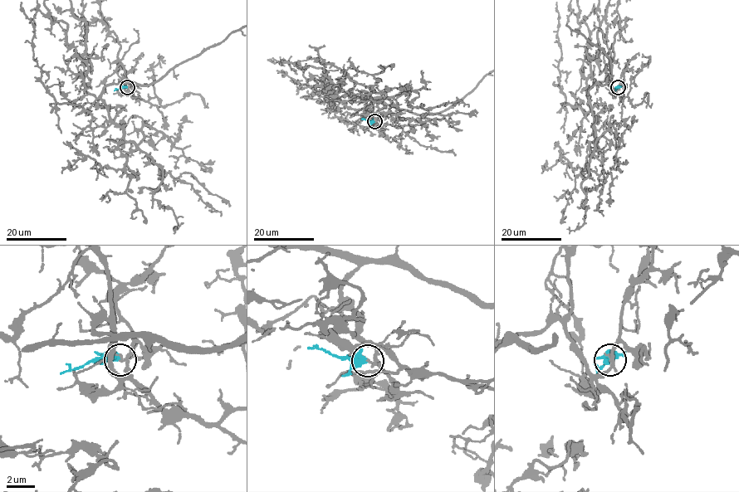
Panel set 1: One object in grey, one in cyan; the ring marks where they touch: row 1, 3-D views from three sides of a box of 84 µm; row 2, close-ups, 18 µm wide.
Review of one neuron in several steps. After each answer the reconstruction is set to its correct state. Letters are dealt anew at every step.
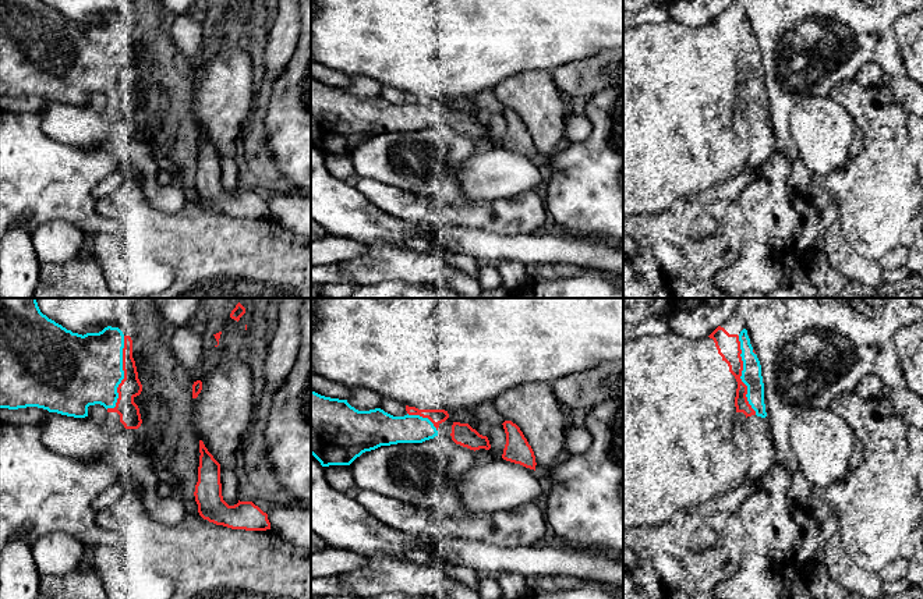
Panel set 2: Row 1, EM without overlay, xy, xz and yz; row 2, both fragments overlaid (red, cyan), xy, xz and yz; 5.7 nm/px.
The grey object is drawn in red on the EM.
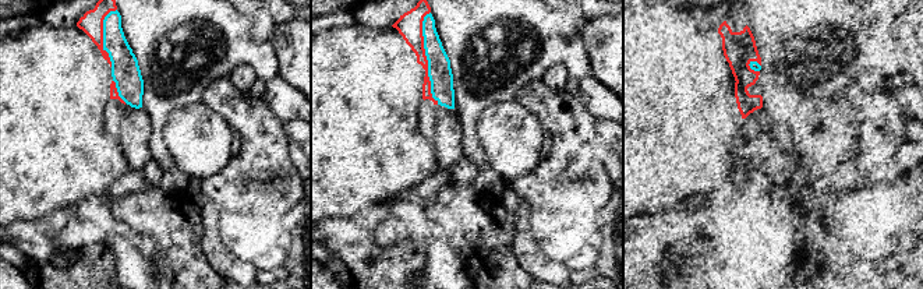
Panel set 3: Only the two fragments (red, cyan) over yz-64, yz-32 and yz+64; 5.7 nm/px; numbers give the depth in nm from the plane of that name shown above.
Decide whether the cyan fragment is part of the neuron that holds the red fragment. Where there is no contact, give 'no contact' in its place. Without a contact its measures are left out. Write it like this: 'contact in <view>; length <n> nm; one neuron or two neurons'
contact in xy; length 440 nm; one neuron

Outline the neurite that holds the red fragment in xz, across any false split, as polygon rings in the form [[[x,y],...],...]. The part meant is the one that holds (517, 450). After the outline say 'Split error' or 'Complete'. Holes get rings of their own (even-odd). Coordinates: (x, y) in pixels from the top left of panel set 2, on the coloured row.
[[[505,421],[506,444],[502,458],[535,471],[535,456],[520,428],[512,421]]]. Complete

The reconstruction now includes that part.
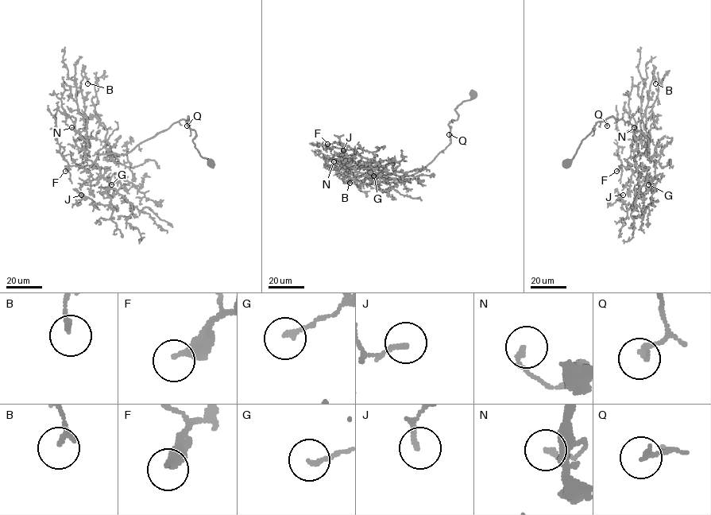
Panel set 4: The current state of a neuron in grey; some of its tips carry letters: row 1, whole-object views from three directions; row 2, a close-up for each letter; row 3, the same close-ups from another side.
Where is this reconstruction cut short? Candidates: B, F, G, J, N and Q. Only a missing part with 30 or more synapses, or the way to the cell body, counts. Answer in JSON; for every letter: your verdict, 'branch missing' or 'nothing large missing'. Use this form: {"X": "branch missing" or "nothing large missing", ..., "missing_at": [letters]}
{"B": "nothing large missing", "F": "nothing large missing", "G": "nothing large missing", "J": "nothing large missing", "N": "nothing large missing", "Q": "nothing large missing", "missing_at": []}

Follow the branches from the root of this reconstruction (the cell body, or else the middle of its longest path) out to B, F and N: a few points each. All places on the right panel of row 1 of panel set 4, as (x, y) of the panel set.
B: (566, 164), (596, 123), (611, 117), (647, 138), (644, 154), (634, 161), (654, 77), (655, 83)
F: (566, 164), (596, 123), (613, 117), (641, 132), (649, 144), (635, 158), (635, 170), (620, 165), (616, 171)
N: (566, 164), (596, 123), (611, 117), (628, 122), (647, 138), (646, 153), (638, 154), (635, 162), (634, 127)

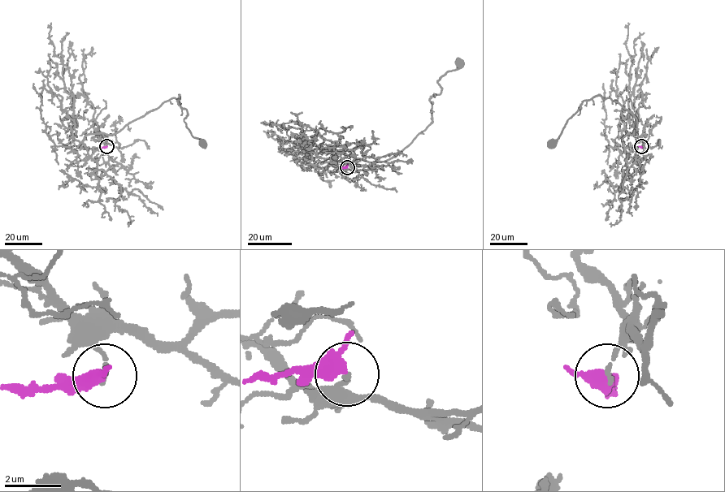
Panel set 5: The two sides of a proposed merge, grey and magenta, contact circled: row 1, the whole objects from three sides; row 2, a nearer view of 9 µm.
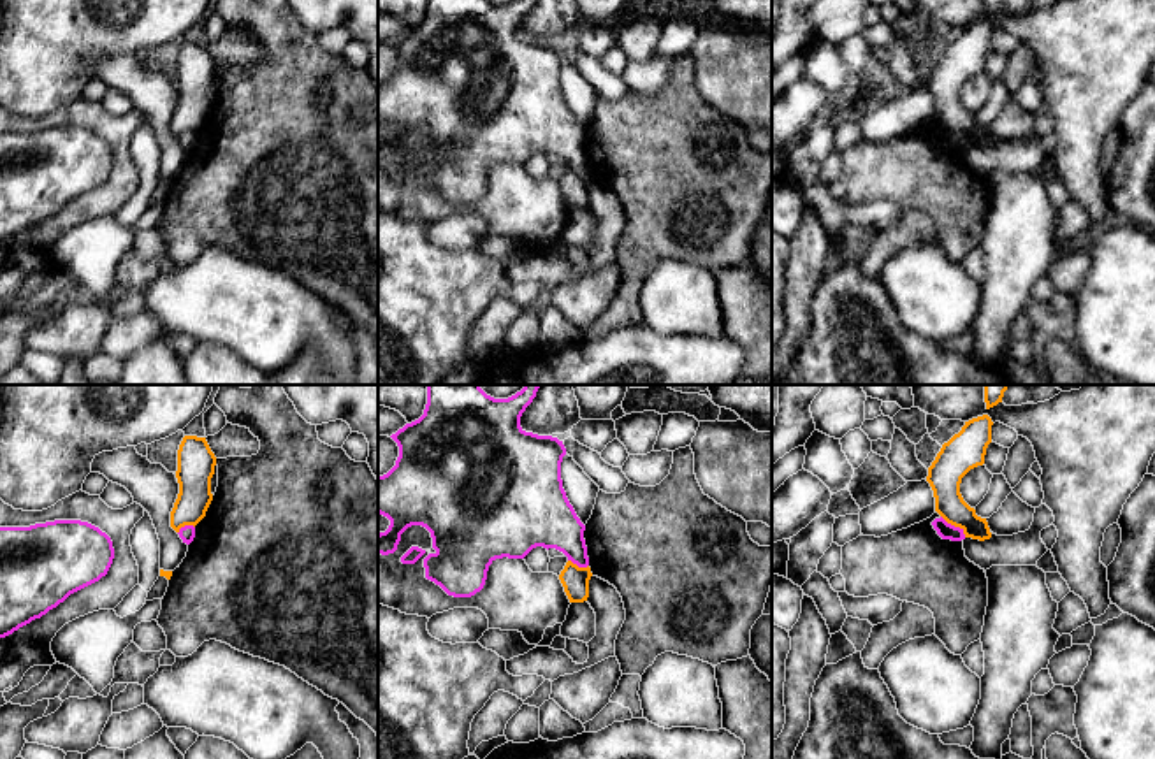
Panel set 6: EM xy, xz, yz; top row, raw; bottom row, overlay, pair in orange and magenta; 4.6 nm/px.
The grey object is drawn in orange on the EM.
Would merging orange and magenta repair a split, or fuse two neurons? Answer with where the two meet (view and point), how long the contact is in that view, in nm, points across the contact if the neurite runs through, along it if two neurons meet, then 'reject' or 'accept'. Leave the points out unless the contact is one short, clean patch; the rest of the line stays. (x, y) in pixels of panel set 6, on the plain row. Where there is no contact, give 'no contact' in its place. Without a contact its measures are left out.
yz (955, 132) | 160 nm | along yz (941, 122), (966, 143) | reject

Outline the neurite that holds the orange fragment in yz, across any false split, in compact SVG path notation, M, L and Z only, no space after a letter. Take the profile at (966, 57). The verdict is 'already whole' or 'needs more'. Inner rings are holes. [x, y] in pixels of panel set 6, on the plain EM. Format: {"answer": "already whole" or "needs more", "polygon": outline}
{"answer": "already whole", "polygon": "M988 21L965 28L962 37L942 51L928 74L926 88L935 104L935 118L951 132L960 134L965 144L990 146L986 125L976 121L962 100L962 84L984 70L986 54L992 49L992 25Z"}

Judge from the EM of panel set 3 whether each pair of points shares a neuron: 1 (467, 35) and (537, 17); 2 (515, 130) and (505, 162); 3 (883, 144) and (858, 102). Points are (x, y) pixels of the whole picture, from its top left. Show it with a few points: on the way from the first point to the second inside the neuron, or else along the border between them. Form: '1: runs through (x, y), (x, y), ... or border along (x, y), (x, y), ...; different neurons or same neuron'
1: runs through (484, 18), (520, 17); same neuron
2: runs through (512, 138), (510, 154); same neuron
3: runs through (879, 134), (874, 129), (874, 119), (867, 112); same neuron

